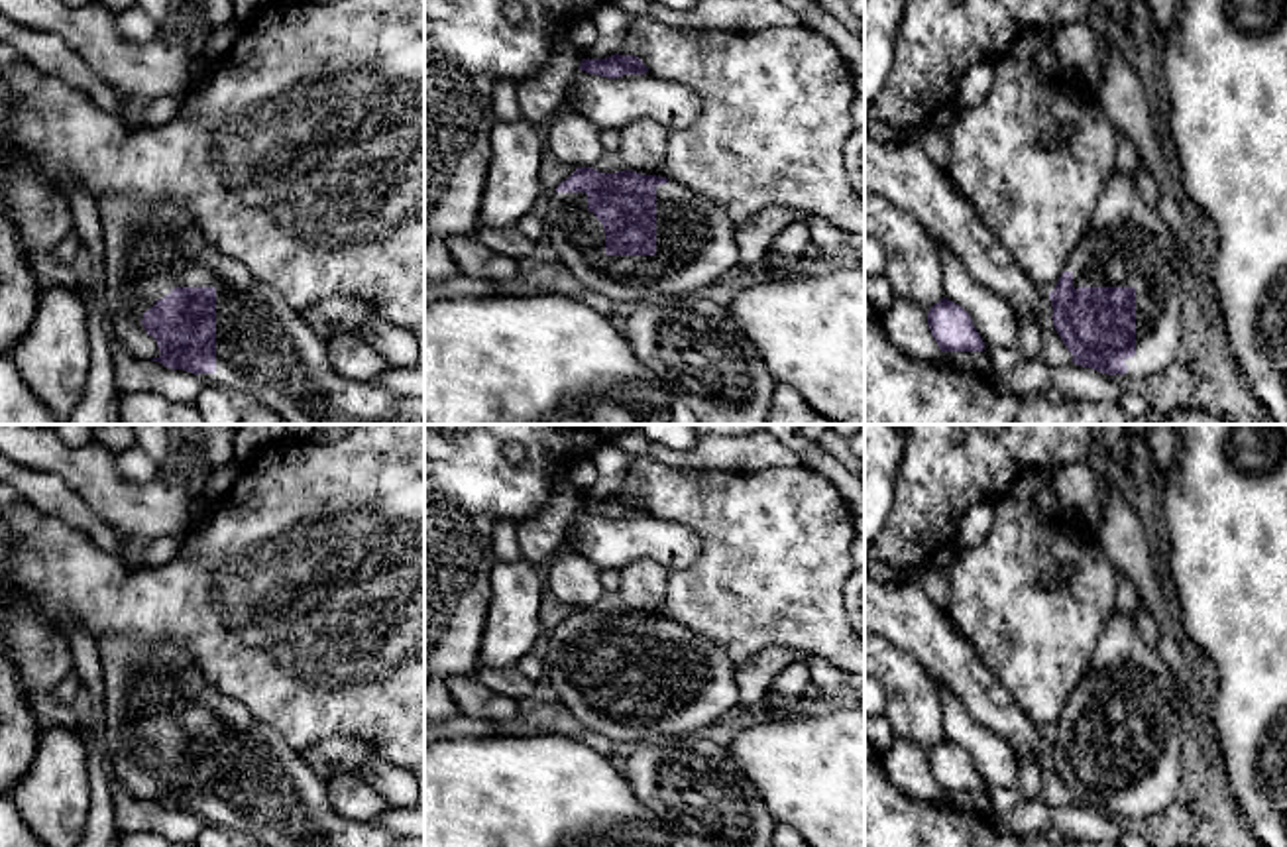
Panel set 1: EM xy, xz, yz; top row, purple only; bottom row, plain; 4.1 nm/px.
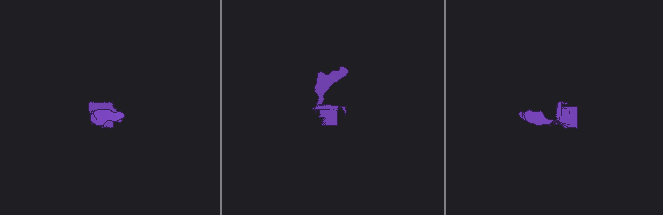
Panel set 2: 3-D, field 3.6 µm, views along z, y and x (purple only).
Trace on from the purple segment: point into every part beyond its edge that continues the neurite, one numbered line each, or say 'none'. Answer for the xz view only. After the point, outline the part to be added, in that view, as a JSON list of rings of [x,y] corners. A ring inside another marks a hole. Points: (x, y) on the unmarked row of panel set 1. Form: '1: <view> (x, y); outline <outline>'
1: xz (696, 688); outline [[[668,621],[656,627],[656,694],[607,696],[586,633],[552,633],[542,654],[556,700],[597,735],[648,745],[699,733],[739,706],[735,666],[713,641]]]

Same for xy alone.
1: xy (266, 792); outline [[[108,635],[98,641],[104,672],[102,751],[110,772],[132,796],[159,798],[141,764],[143,753],[175,727],[216,729],[216,812],[198,814],[202,823],[240,833],[265,847],[424,847],[422,837],[403,837],[371,823],[340,816],[320,778],[275,729],[257,723],[248,707],[212,688],[195,668],[187,649],[169,639]]]

